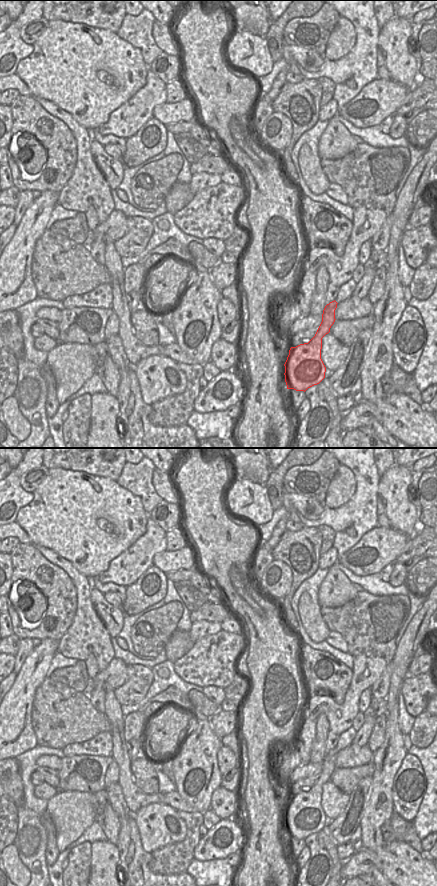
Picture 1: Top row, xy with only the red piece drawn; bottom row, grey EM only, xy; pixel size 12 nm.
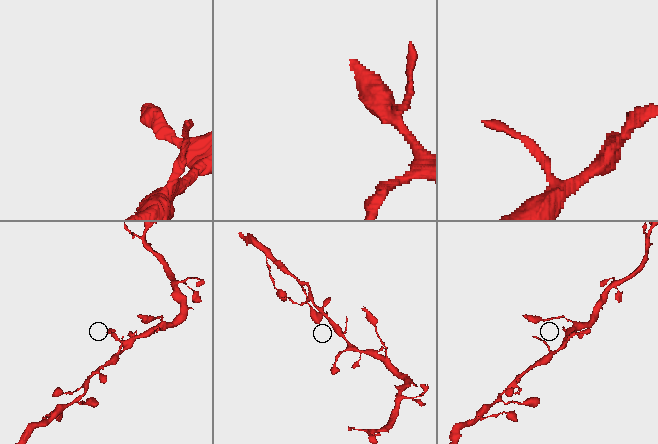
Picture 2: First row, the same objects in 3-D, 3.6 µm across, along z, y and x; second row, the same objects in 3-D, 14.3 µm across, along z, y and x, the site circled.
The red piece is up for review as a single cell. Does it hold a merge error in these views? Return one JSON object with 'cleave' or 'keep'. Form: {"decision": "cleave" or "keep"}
{"decision": "keep"}

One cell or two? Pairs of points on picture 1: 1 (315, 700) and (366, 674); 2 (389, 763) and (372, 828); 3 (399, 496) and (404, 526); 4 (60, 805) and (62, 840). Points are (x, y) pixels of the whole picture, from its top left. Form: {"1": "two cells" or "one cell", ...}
{"1": "one cell", "2": "one cell", "3": "one cell", "4": "one cell"}

